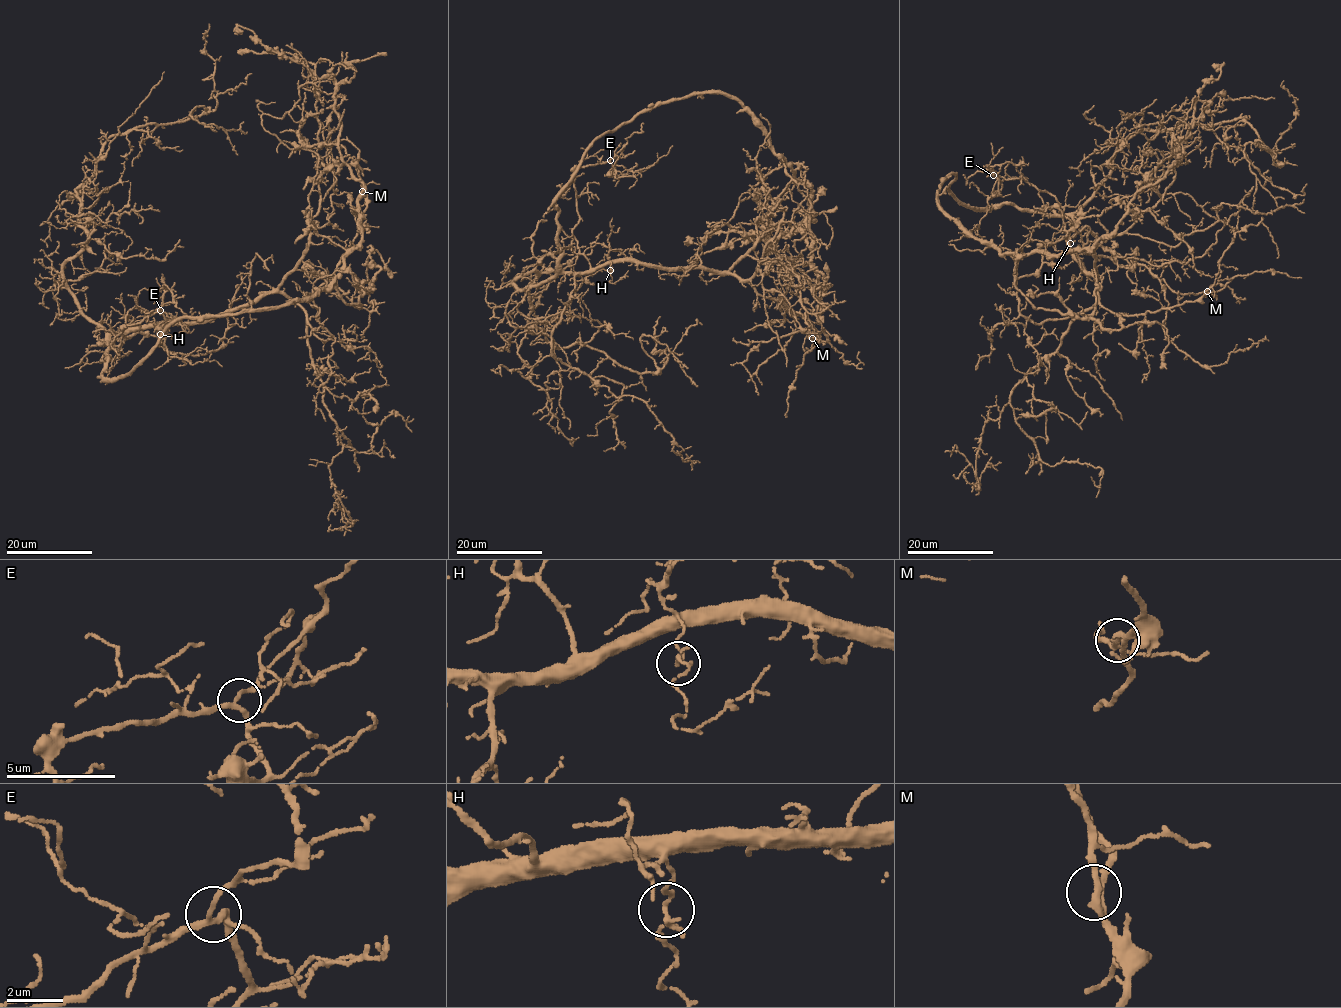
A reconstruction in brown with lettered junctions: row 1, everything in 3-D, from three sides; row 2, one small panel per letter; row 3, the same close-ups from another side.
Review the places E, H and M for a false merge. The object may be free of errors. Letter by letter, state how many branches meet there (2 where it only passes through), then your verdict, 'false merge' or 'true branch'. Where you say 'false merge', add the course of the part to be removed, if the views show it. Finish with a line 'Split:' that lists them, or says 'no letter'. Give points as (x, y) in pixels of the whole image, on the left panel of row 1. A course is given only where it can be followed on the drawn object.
E: 3 | true branch
H: 3 | false merge | (160, 334), (178, 356), (307, 365), (355, 290), (367, 227), (306, 83), (197, 117), (122, 209)
M: 3 | true branch
Split: H

